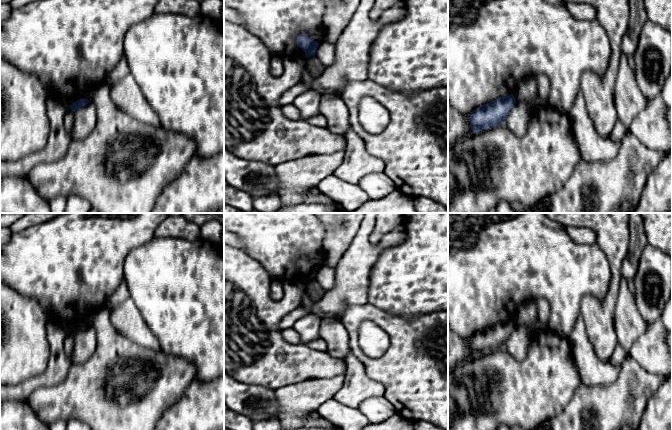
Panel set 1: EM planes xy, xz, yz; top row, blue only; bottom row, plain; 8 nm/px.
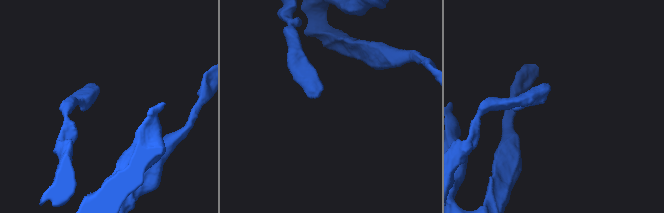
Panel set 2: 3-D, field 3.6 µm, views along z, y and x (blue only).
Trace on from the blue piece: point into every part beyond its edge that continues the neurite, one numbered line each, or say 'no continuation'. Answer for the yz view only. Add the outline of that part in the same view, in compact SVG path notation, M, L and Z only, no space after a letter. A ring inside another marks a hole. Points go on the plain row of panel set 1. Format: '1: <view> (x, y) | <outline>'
no continuation

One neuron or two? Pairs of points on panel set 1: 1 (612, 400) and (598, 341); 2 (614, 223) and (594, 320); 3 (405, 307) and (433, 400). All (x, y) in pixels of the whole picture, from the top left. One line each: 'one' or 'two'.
1: two
2: one
3: two

